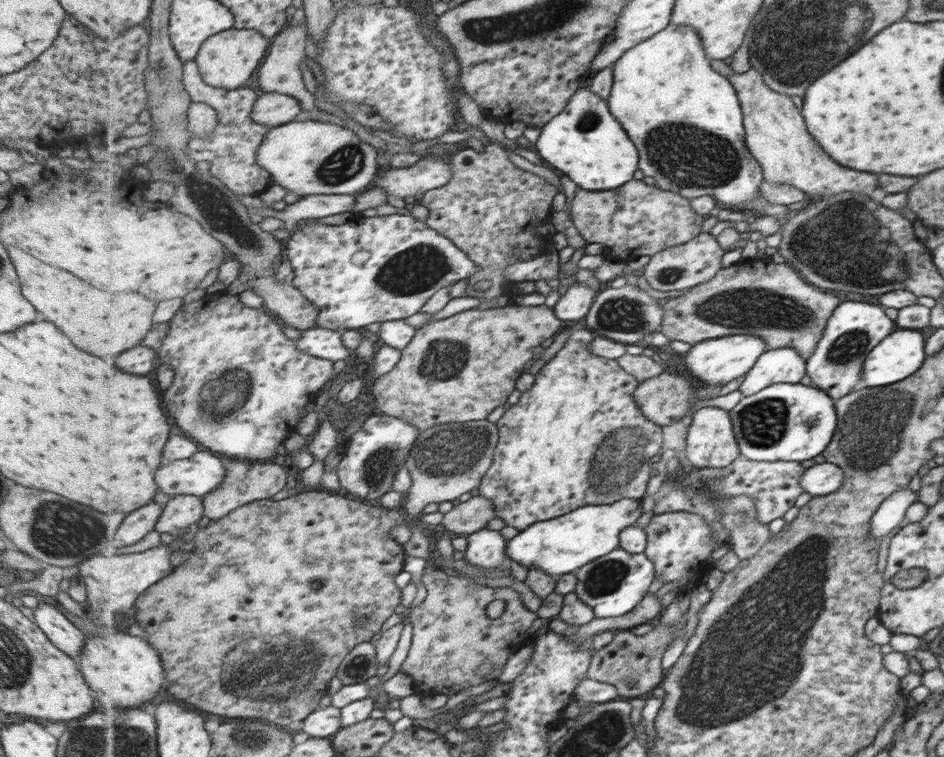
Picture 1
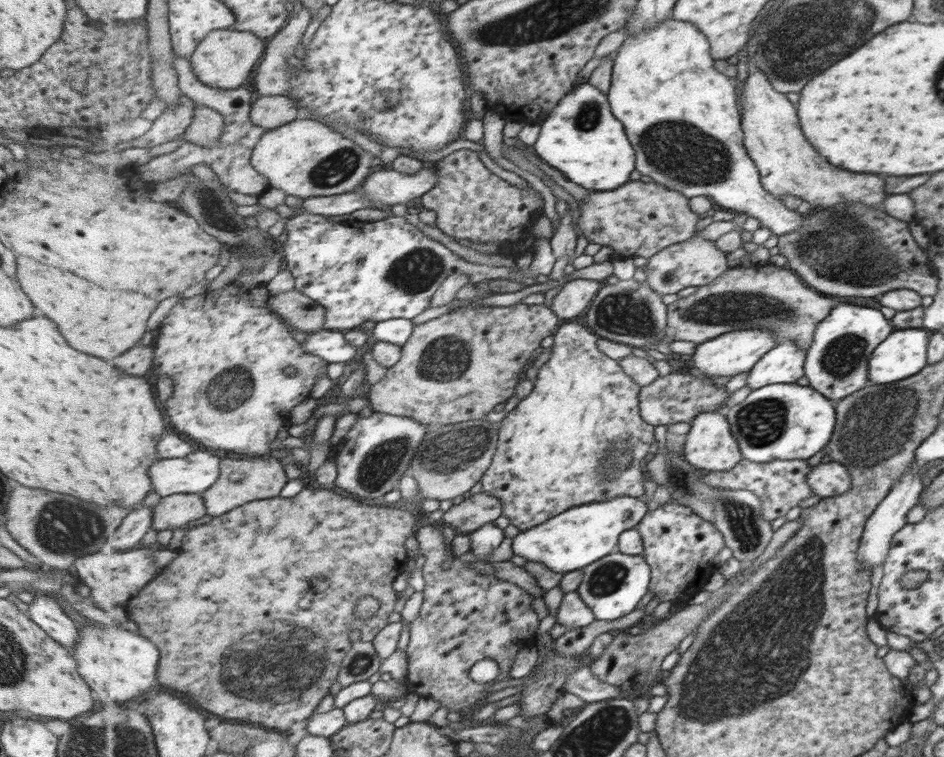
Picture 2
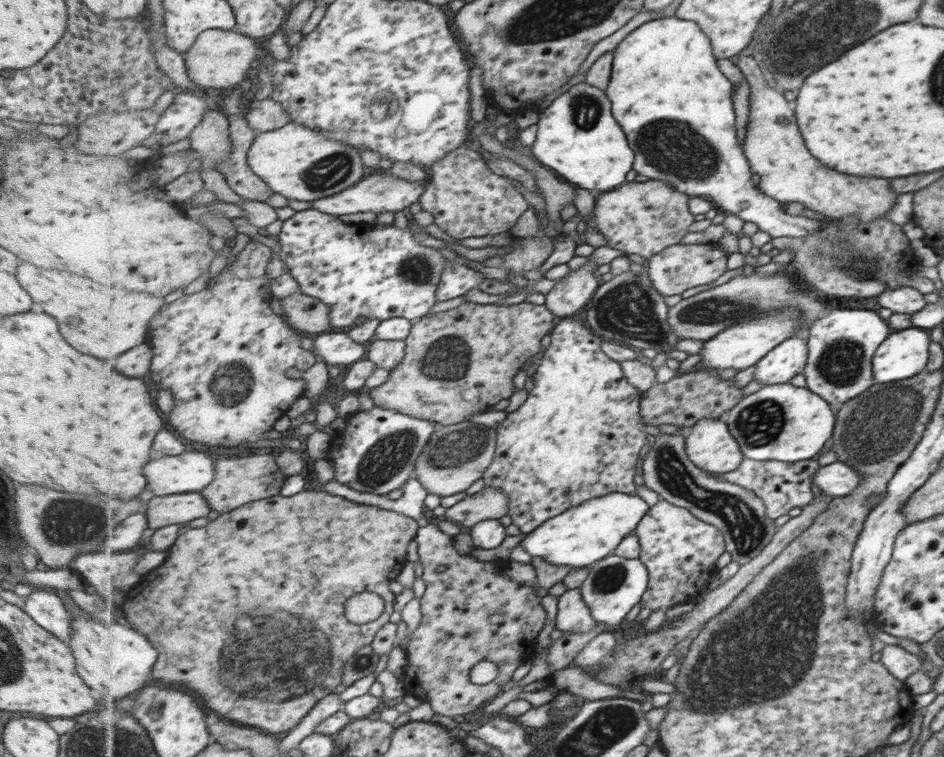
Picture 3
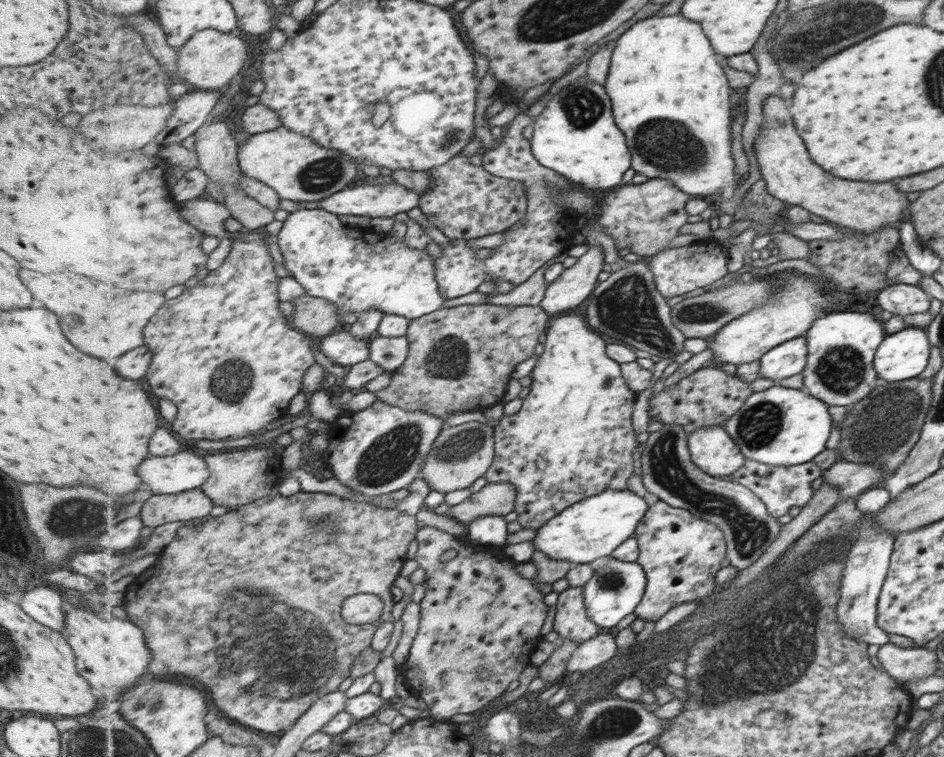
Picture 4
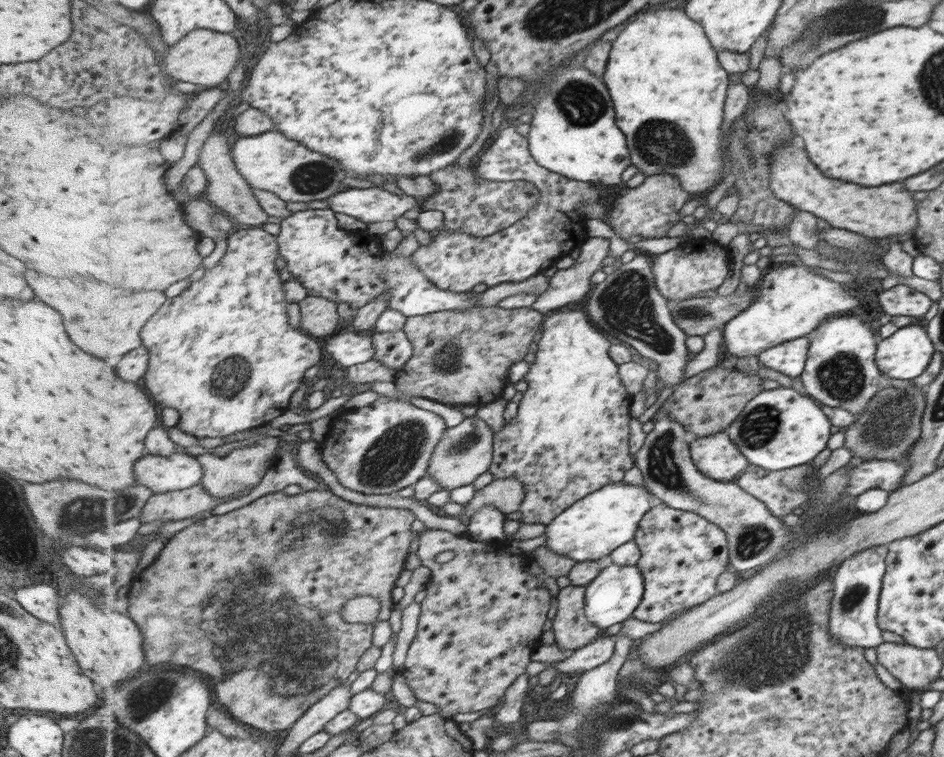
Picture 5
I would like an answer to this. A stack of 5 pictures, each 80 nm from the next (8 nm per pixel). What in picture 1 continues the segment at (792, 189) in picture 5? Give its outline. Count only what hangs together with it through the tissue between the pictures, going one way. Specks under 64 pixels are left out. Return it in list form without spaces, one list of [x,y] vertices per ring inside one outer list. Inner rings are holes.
[[[753,68],[741,74],[733,72],[730,80],[737,89],[741,107],[744,109],[746,144],[764,169],[764,180],[792,186],[808,196],[811,201],[828,198],[841,192],[869,196],[875,190],[875,174],[843,168],[835,164],[819,148],[819,144],[807,134],[803,118],[795,104],[786,94],[773,92],[762,72]]]

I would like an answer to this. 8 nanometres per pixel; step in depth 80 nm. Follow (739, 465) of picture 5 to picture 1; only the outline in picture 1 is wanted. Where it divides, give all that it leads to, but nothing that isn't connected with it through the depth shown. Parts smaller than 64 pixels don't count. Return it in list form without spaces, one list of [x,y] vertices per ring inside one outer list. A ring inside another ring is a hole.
[[[703,407],[697,410],[692,415],[692,422],[688,427],[685,454],[693,468],[725,468],[735,463],[741,453],[731,411],[717,407]]]

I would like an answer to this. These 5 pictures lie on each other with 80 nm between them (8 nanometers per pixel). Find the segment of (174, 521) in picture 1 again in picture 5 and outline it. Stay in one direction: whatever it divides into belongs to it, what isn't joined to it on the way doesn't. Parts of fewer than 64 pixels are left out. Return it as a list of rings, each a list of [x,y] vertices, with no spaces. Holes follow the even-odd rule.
[[[202,485],[193,486],[185,490],[154,493],[143,508],[142,523],[169,520],[180,521],[187,519],[202,519],[209,515],[212,509],[221,504],[221,500],[214,497]]]

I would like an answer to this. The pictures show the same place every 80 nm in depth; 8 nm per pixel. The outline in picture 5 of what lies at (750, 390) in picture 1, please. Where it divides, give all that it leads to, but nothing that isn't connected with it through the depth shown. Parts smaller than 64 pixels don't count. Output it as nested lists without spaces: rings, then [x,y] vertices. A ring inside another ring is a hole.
[[[800,337],[764,350],[759,355],[759,360],[763,366],[794,378],[803,374],[805,356],[808,356],[807,339]]]

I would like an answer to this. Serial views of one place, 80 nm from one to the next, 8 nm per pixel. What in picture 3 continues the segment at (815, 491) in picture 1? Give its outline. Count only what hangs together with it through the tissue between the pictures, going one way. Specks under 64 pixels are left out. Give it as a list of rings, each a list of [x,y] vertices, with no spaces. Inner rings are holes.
[[[836,461],[817,468],[813,475],[813,486],[821,494],[843,497],[849,495],[859,485],[859,479],[861,476],[851,466]]]

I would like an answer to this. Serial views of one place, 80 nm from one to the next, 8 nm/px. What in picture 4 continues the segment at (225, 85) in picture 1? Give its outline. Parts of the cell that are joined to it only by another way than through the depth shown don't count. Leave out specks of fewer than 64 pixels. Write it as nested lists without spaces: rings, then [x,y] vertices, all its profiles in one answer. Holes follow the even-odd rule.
[[[207,29],[193,36],[187,44],[178,48],[177,68],[180,80],[189,82],[202,89],[217,90],[233,80],[247,63],[251,45],[235,34]]]

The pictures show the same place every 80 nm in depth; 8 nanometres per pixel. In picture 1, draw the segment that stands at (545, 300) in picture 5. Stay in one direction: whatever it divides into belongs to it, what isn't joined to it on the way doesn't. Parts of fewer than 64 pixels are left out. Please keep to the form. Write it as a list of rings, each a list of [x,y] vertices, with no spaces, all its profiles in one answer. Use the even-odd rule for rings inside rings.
[[[572,283],[560,297],[554,311],[561,320],[581,320],[589,314],[598,293],[588,284]]]

